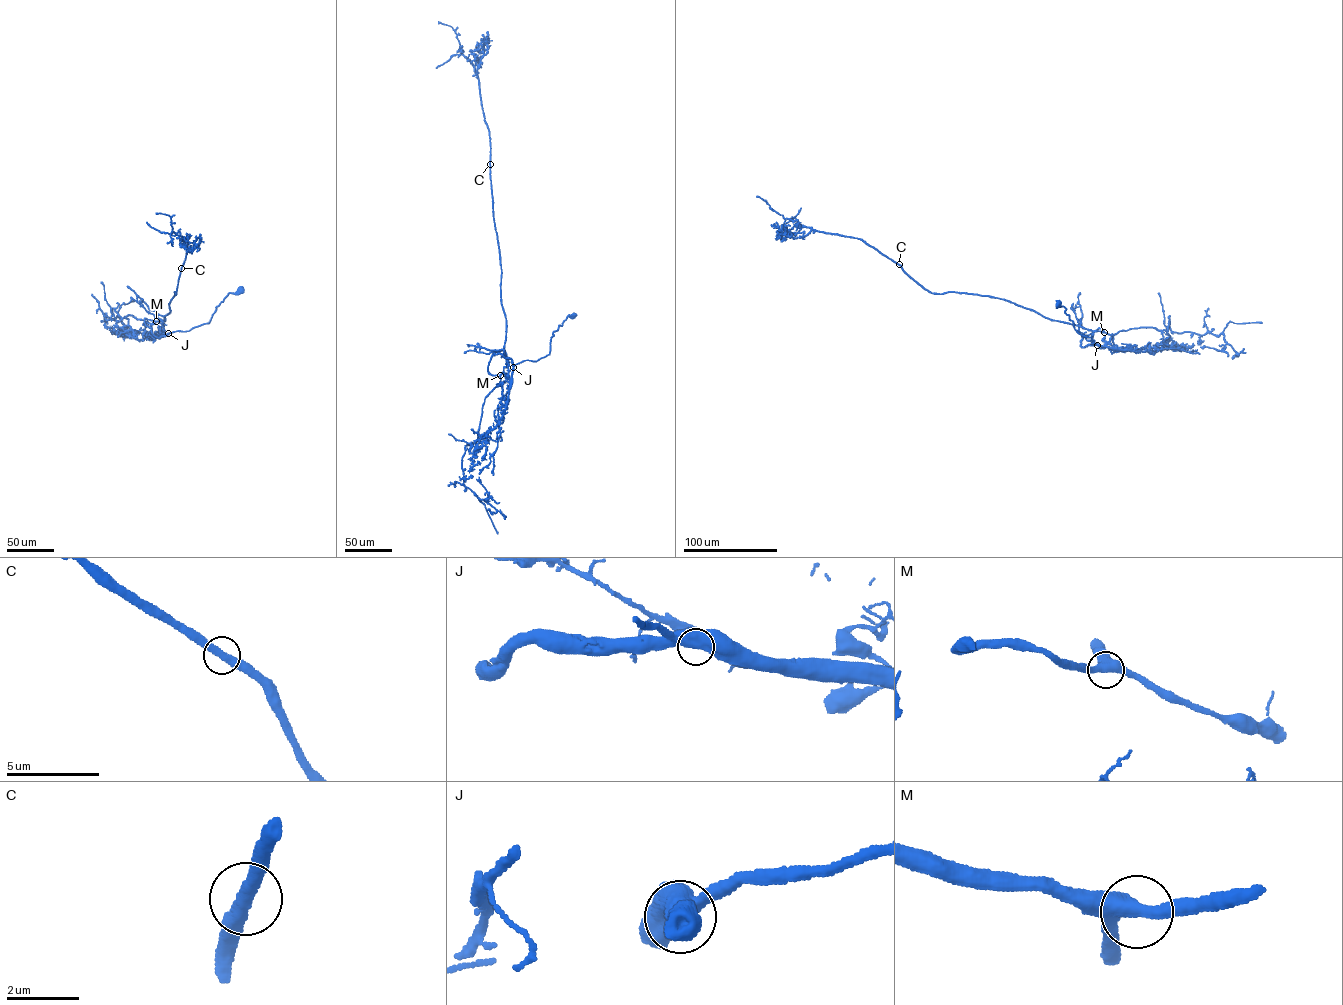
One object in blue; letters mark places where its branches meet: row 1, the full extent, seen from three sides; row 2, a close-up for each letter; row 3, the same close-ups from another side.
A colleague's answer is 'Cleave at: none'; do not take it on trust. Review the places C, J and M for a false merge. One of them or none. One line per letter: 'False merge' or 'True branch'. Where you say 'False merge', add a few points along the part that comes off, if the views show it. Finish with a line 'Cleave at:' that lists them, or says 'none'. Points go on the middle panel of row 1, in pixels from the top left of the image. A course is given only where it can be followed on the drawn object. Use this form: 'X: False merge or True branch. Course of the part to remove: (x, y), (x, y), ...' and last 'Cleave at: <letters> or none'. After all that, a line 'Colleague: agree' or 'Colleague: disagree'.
C: True branch
J: True branch
M: True branch
Cleave at: none
Colleague: agree

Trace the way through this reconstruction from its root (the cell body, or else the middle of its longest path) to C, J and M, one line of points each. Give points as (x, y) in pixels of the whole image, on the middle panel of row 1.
C: (573, 316), (553, 332), (549, 354), (513, 366), (494, 354), (488, 371), (500, 375), (507, 367), (490, 164)
J: (573, 316), (568, 316), (553, 332), (549, 354), (536, 361), (523, 360), (513, 367)
M: (573, 316), (554, 331), (549, 354), (537, 361), (513, 366), (511, 359), (493, 355), (487, 370), (500, 375)

